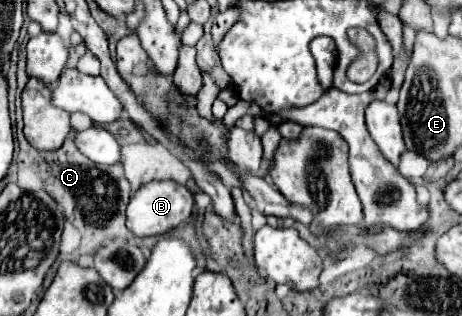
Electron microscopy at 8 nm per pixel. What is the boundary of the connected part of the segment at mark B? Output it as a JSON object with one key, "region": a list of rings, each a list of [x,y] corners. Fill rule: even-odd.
{"region":[[[152,180],[144,186],[140,186],[128,204],[126,210],[126,226],[136,234],[136,236],[158,236],[174,230],[180,222],[188,220],[194,208],[192,194],[186,186],[174,182],[174,180]]]}

